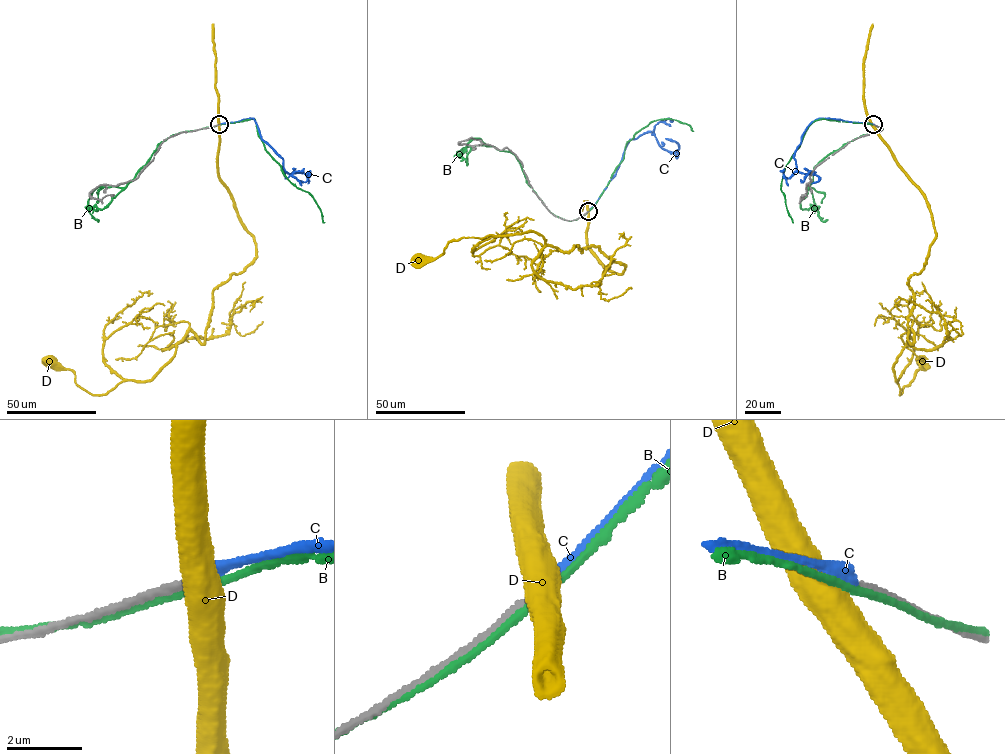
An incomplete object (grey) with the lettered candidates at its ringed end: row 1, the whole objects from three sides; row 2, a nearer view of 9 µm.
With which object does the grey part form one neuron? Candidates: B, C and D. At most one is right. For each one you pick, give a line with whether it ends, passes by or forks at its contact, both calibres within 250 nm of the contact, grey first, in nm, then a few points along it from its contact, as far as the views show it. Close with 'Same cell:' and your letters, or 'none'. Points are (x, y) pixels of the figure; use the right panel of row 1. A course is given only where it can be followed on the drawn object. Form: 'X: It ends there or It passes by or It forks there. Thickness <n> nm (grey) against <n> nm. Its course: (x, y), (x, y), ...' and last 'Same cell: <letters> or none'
Same cell: none

